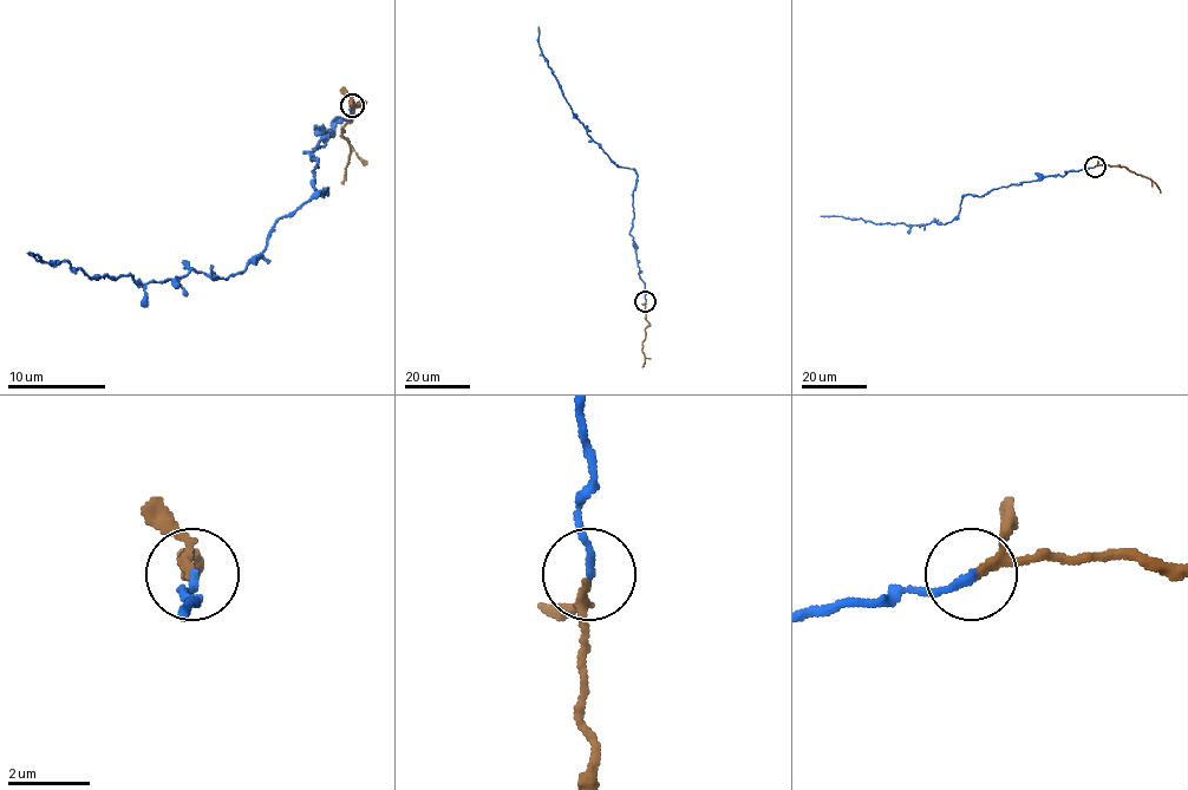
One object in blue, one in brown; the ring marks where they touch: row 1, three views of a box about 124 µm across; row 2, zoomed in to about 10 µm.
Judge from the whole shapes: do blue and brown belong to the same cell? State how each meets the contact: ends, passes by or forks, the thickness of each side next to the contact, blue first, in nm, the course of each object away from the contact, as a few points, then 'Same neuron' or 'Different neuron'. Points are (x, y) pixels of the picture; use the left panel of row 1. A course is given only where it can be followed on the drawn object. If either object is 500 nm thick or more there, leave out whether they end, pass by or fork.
At the ring blue ends. At the ring brown passes by. Thickness 180 nm (blue) against 160 nm. Course of blue: (353, 105), (333, 134), (304, 151), (324, 195), (326, 188), (279, 220), (242, 272), (142, 283), (33, 254). Course of brown: (353, 105), (350, 102), (363, 102), (350, 105), (353, 117), (343, 129), (350, 158), (340, 183). Same neuron

